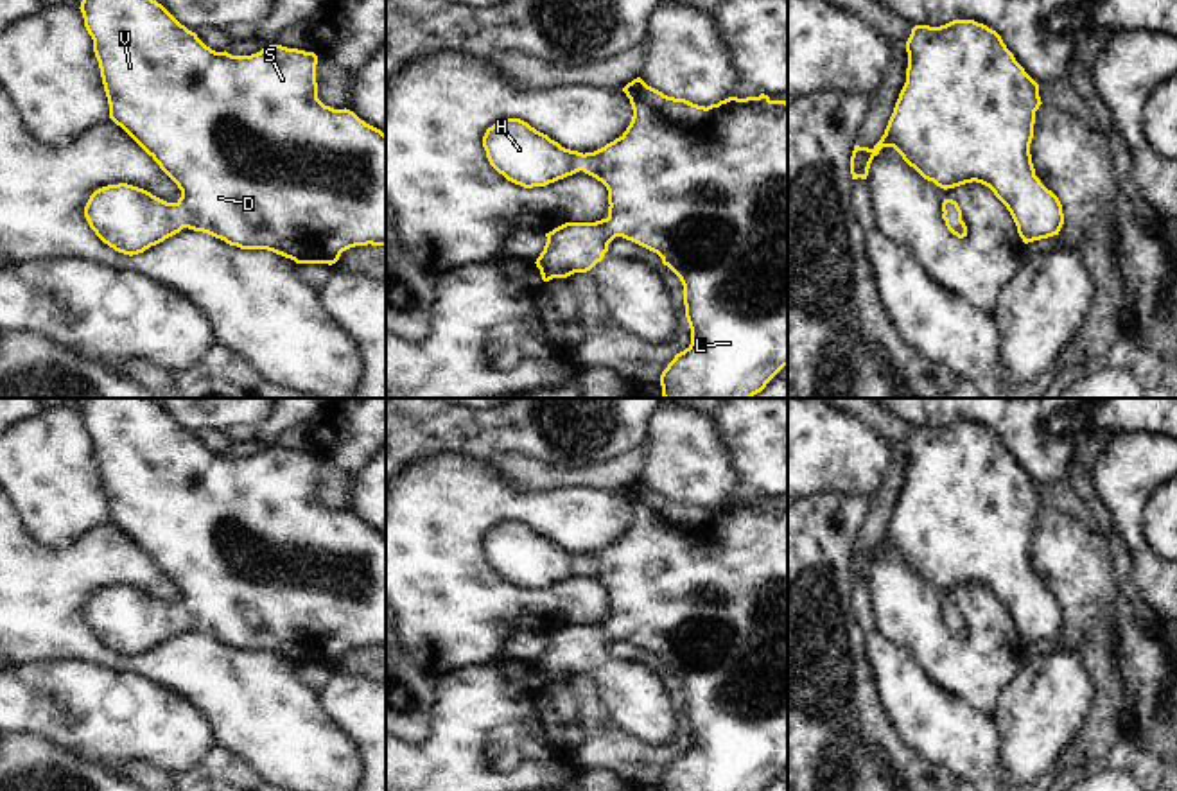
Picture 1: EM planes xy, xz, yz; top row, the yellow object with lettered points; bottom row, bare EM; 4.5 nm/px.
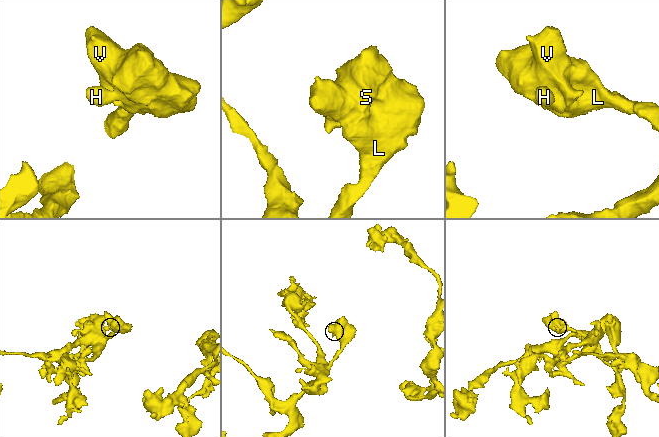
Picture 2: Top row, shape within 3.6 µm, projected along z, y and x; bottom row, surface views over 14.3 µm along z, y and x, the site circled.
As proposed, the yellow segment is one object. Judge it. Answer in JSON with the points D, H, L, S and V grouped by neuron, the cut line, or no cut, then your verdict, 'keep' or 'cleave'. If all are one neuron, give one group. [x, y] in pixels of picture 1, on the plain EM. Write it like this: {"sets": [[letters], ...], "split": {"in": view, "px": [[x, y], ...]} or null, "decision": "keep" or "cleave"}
{"sets": [["D", "H", "L", "S", "V"]], "split": null, "decision": "keep"}

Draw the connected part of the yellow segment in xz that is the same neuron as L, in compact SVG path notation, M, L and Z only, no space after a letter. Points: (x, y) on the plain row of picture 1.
M641 479L628 484L623 493L630 500L633 518L626 533L594 554L578 554L562 549L547 536L536 533L520 520L501 520L486 531L483 549L490 567L502 576L508 583L524 590L545 588L580 572L601 583L608 592L608 619L596 624L565 624L553 633L545 635L547 644L536 660L542 682L567 680L574 674L587 674L603 662L608 646L615 639L632 642L662 660L684 687L685 719L691 730L691 746L675 757L660 777L662 791L764 791L766 786L788 768L788 504L772 502L768 497L759 499L728 499L711 508L698 508L685 500L667 499L662 493L648 488Z

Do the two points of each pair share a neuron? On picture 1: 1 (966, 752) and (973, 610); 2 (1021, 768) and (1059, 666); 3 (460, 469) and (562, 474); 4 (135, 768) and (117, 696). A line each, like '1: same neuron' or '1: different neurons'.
1: different neurons
2: same neuron
3: different neurons
4: different neurons

